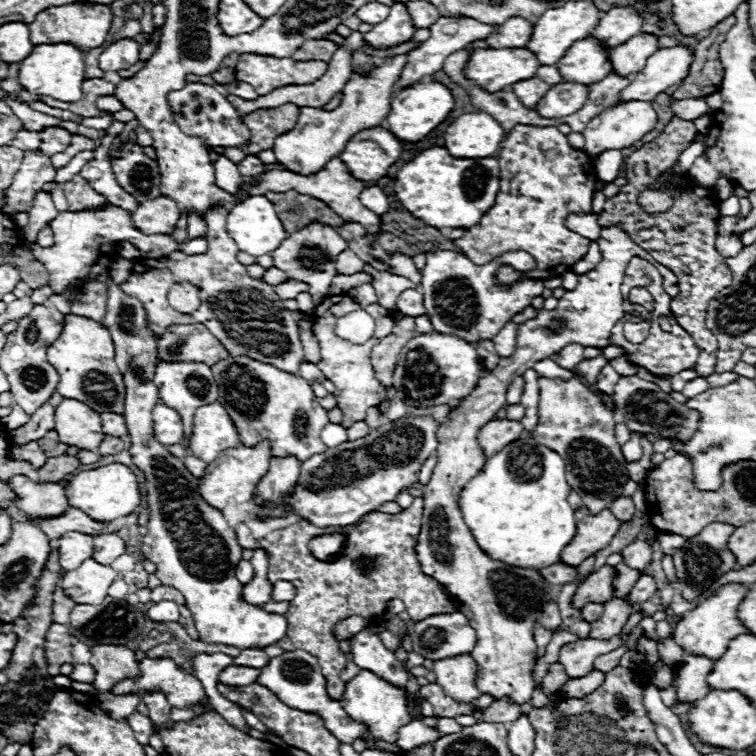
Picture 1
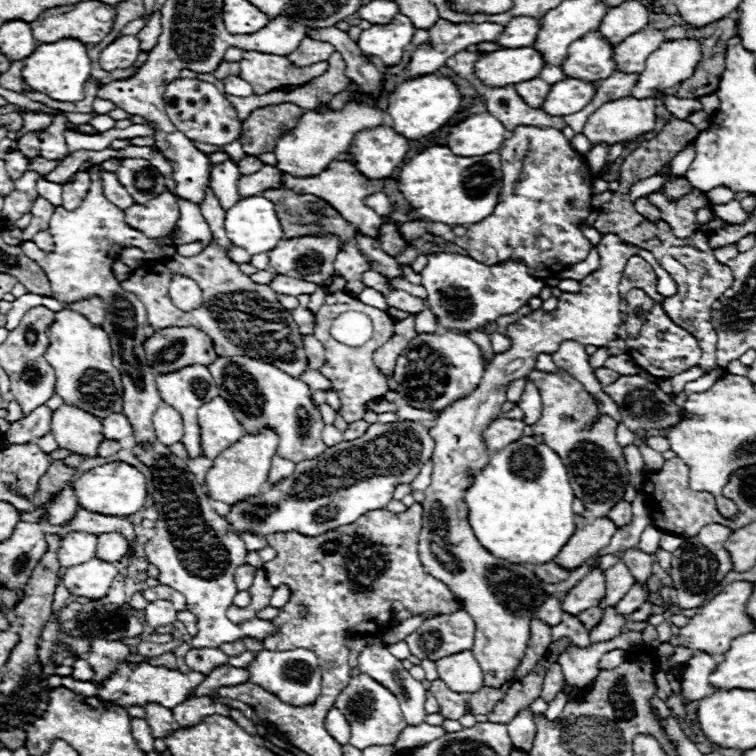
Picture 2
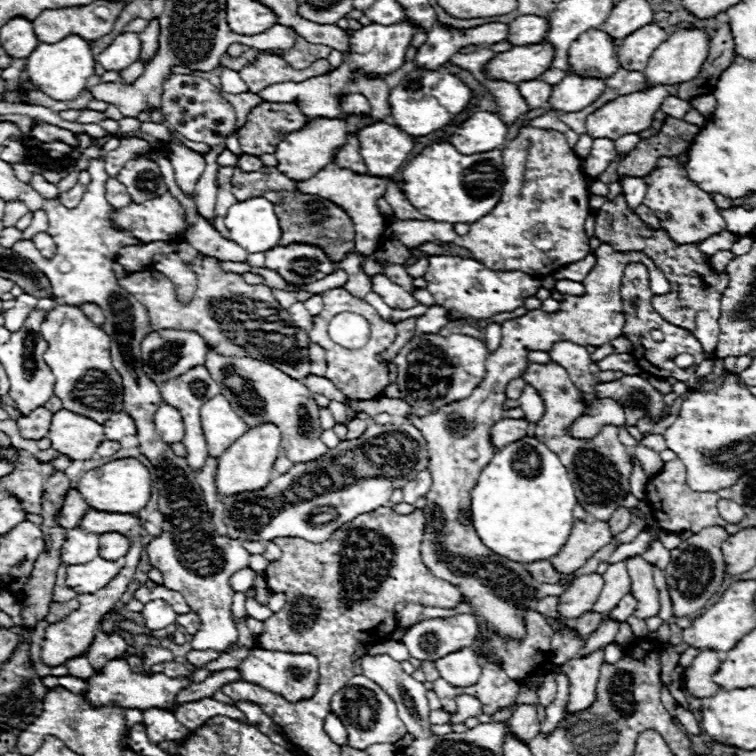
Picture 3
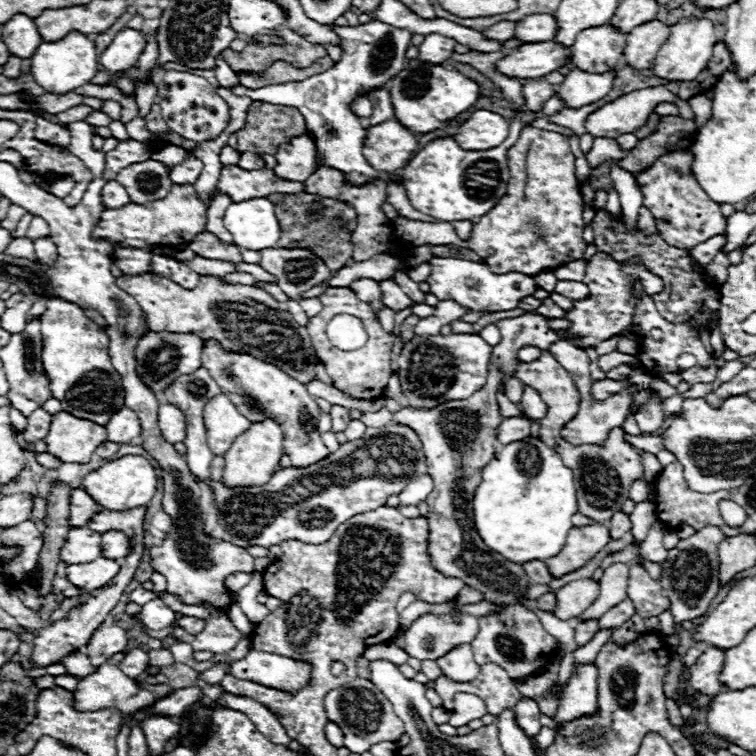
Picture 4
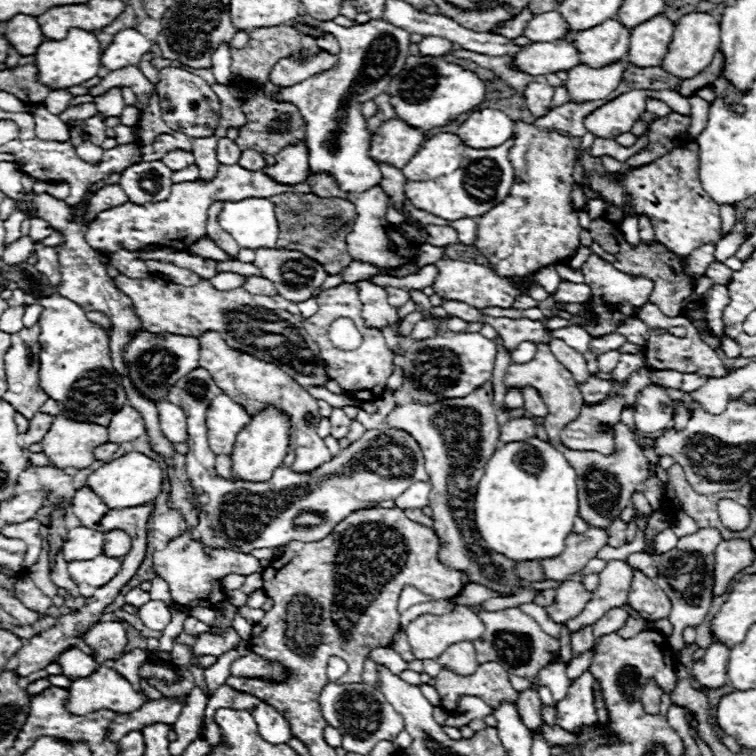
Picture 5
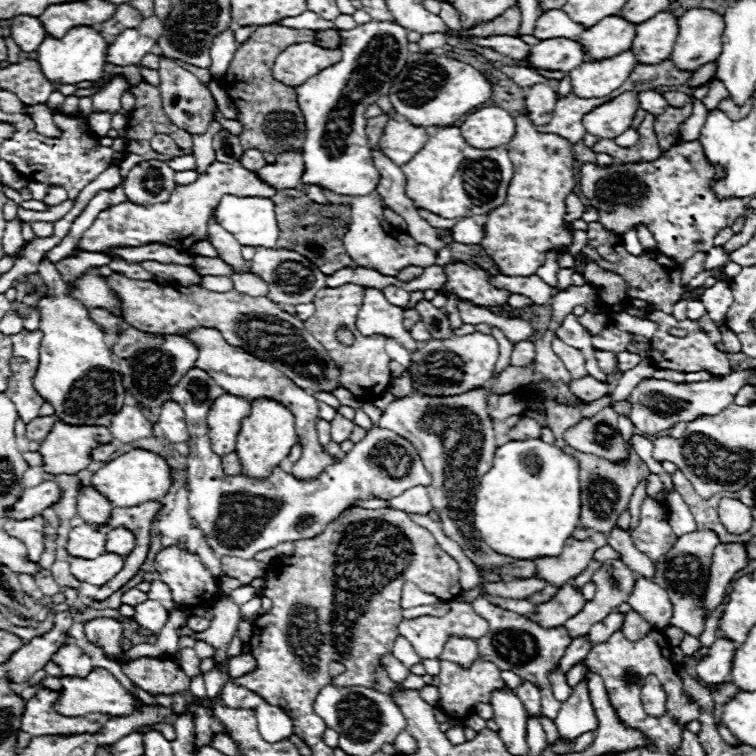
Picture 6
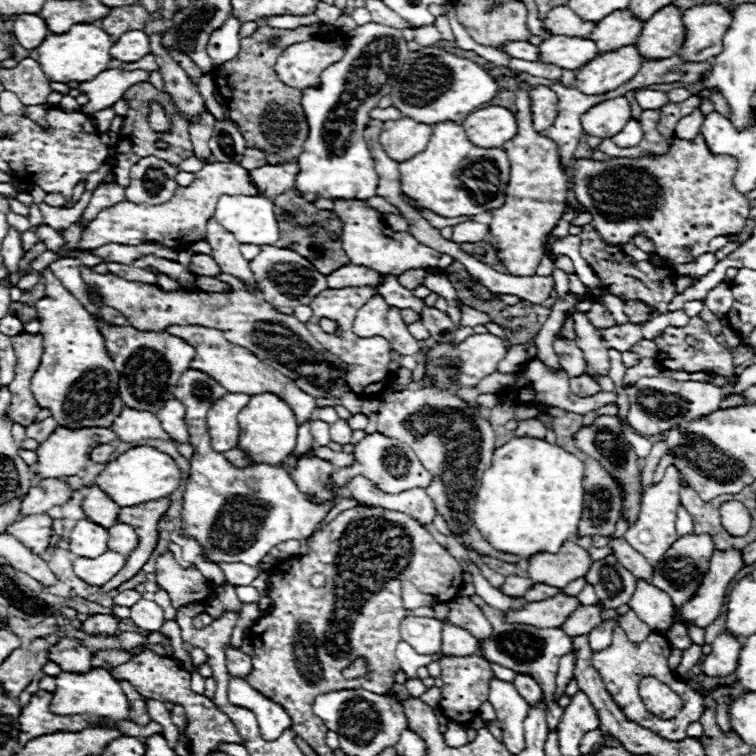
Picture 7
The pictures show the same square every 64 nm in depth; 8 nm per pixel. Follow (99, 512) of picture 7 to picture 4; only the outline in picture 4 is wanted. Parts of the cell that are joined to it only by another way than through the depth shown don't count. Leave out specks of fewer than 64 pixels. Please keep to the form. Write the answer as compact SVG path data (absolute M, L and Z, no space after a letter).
M74 488L70 492L70 524L72 526L86 526L94 514L100 512L100 506L96 506L96 502L92 502L92 498L88 498L88 494L84 494L84 490Z

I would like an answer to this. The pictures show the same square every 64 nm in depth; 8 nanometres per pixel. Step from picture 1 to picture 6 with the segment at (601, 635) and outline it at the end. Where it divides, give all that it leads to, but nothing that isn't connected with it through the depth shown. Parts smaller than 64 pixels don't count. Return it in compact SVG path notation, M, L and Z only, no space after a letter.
M580 662L580 664L576 664L576 666L566 674L566 684L568 684L570 688L574 688L574 686L582 680L582 676L584 676L584 664Z

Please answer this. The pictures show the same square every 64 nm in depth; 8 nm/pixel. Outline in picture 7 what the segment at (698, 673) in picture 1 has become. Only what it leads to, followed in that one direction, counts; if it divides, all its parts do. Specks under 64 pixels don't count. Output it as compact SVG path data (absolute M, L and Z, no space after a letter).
M728 632L716 636L716 640L712 642L712 652L700 664L702 672L706 676L714 676L714 678L732 674L738 666L740 650L742 650L742 642L736 636L732 636Z

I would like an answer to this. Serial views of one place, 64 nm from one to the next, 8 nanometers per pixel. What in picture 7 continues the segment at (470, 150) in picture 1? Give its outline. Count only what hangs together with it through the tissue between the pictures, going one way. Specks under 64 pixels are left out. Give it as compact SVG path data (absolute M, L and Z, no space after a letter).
M502 106L478 108L462 124L468 140L480 148L500 148L518 132L516 116Z

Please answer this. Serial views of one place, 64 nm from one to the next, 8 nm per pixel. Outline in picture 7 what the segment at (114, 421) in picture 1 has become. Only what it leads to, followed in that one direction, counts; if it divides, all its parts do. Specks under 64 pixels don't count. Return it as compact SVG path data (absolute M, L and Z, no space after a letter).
M128 406L120 412L120 418L116 418L116 422L112 424L112 430L118 434L122 442L136 442L144 438L160 438L160 440L174 442L164 432L164 428L160 426L160 420L154 414L140 412Z

